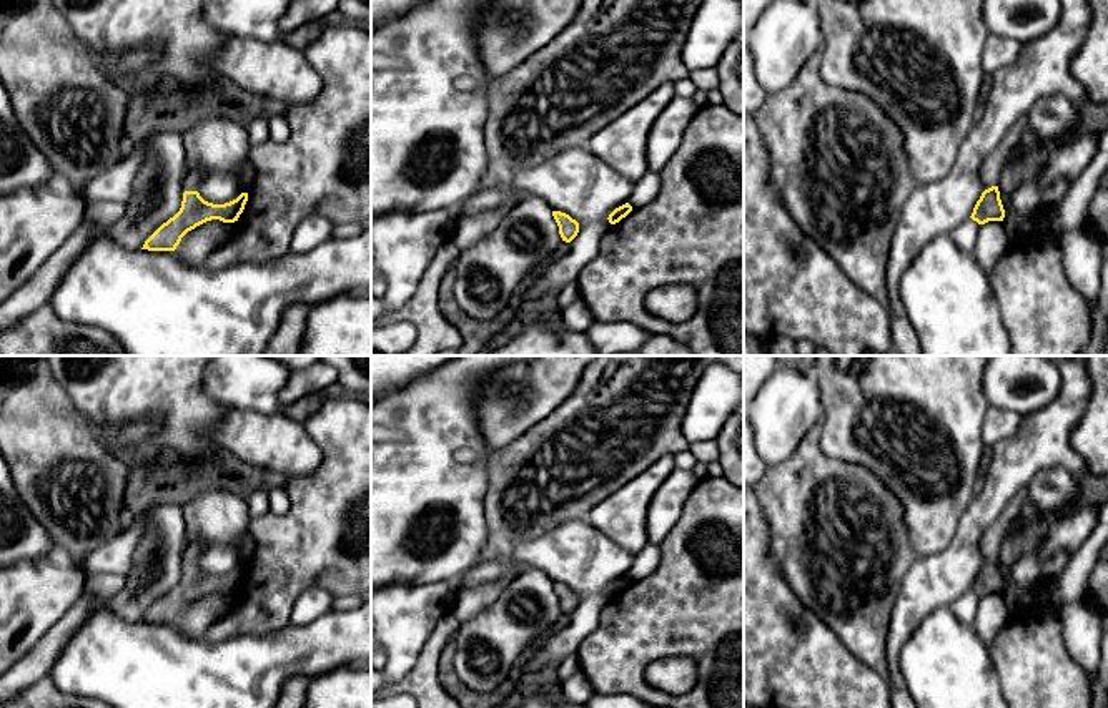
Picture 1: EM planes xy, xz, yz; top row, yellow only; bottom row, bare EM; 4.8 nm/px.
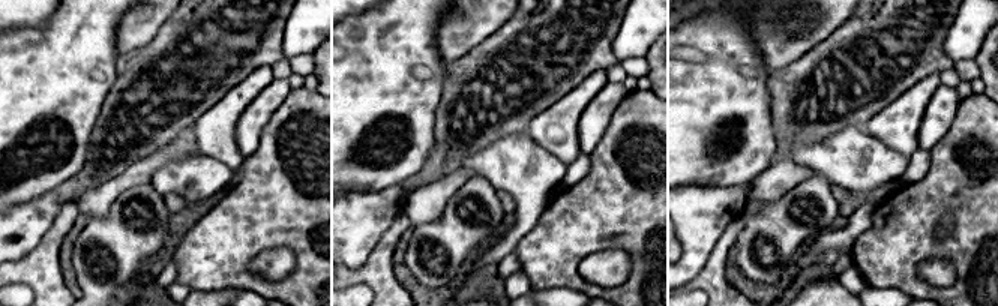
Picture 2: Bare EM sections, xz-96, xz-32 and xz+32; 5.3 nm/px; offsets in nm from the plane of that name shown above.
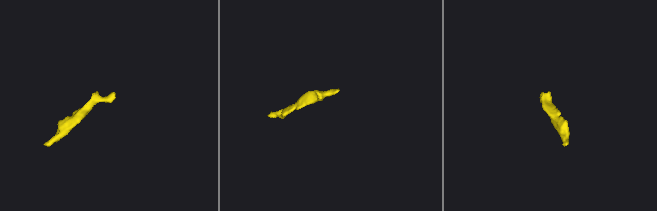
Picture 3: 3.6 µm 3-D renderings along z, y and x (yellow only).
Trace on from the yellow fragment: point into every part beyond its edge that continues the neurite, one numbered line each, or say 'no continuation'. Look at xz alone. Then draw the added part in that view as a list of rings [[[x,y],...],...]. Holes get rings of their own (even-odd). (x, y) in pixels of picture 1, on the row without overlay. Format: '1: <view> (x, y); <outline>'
no continuation

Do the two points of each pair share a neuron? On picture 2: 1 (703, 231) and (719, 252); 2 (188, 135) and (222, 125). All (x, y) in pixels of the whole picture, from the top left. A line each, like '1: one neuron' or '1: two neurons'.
1: two neurons
2: two neurons

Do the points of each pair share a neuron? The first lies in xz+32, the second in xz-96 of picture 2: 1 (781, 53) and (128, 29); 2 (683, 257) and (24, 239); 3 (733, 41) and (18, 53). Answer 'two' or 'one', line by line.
1: one
2: one
3: one

